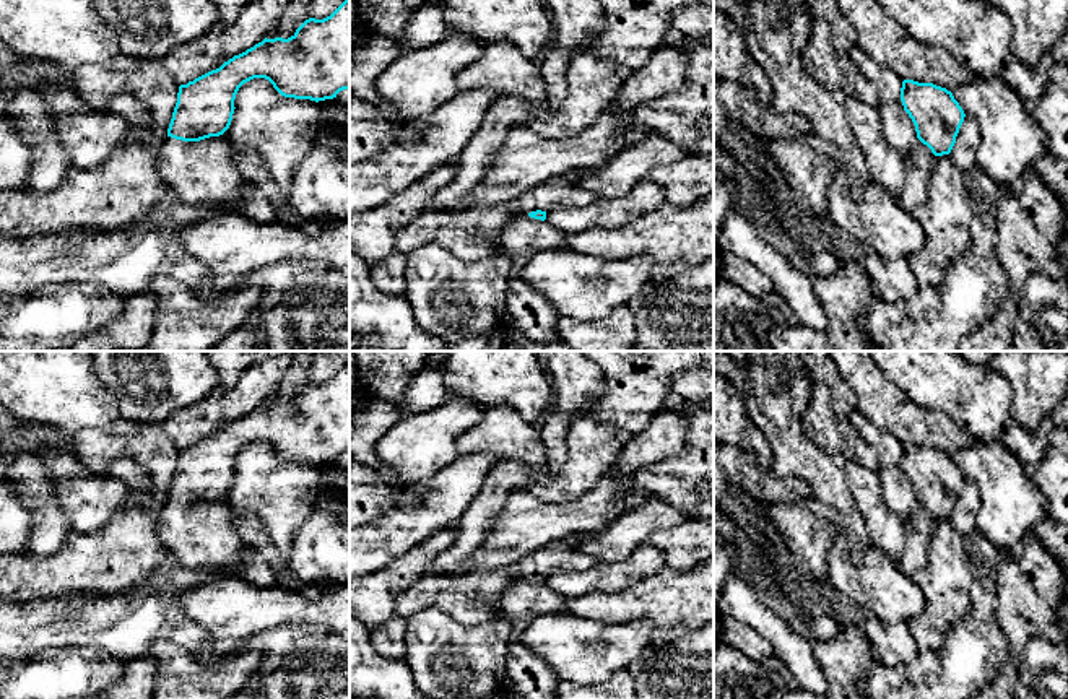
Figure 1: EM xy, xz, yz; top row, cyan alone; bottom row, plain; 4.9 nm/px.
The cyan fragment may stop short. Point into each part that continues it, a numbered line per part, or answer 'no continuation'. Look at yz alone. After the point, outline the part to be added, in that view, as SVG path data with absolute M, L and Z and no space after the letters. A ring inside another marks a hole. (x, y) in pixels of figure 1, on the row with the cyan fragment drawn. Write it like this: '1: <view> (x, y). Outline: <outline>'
1: yz (919, 163). Outline: M920 140L905 156L905 189L899 203L912 213L925 198L936 156Z

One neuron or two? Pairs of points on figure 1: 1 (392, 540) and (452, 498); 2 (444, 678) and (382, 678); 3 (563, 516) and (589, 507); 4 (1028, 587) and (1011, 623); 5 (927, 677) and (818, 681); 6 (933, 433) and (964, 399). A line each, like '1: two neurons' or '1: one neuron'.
1: one neuron
2: two neurons
3: one neuron
4: one neuron
5: two neurons
6: two neurons

